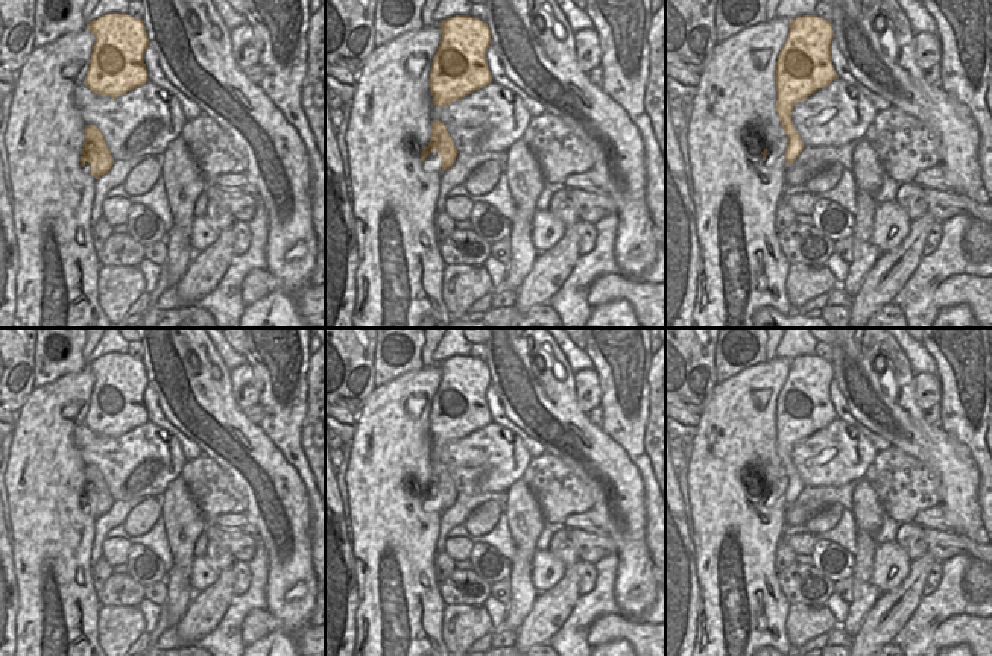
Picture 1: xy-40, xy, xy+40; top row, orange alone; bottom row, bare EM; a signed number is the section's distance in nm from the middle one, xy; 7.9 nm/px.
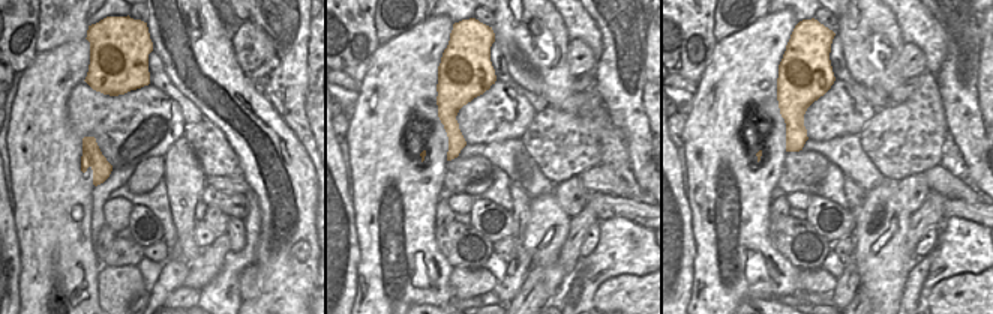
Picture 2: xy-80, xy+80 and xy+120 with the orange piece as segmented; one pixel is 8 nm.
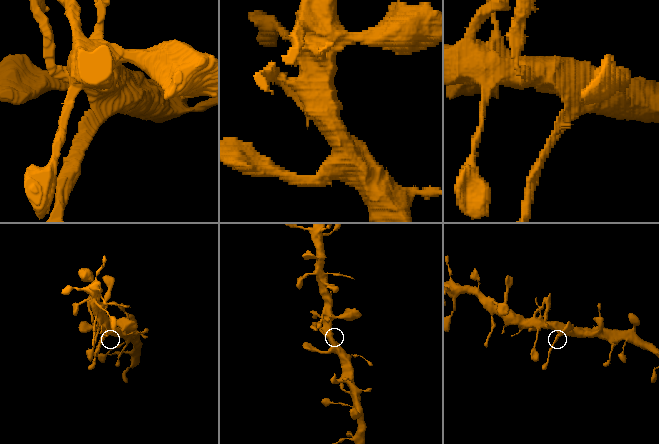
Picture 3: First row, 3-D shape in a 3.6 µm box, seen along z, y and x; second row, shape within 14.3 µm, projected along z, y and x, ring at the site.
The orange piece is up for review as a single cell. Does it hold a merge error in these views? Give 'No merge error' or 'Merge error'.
No merge error.

